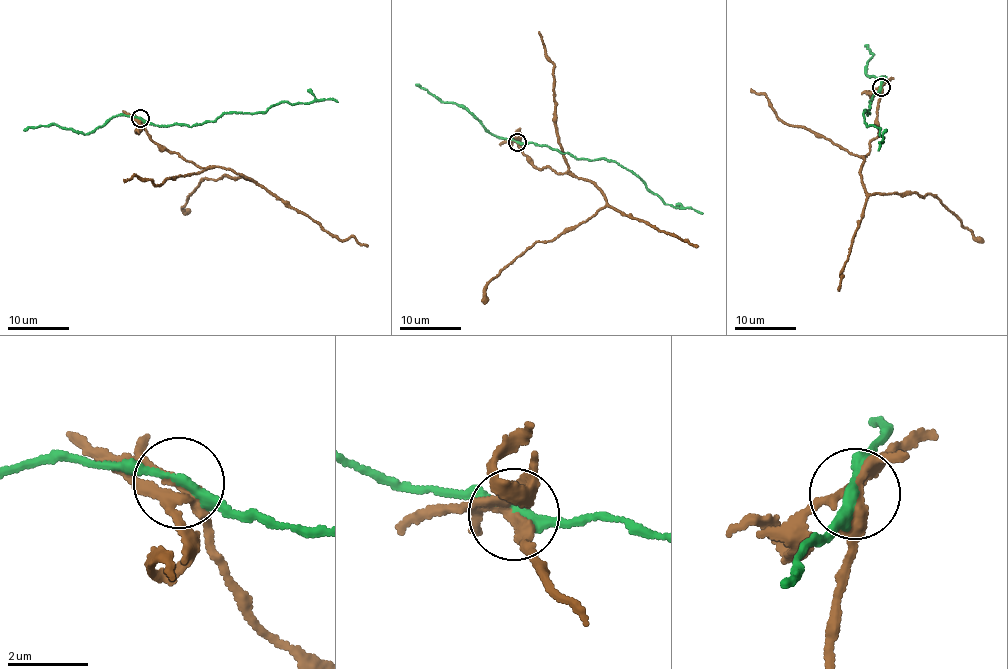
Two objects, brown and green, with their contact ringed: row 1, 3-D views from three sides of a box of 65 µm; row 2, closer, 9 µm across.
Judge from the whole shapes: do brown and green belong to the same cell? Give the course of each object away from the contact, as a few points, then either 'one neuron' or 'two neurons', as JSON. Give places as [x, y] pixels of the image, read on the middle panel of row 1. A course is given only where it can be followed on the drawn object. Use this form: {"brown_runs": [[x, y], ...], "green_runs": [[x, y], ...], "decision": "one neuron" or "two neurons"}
{"brown_runs": [[517, 142], [534, 166], [594, 182], [606, 203], [518, 256], [485, 286], [484, 304]], "green_runs": [[517, 142], [538, 144], [579, 159], [616, 160], [634, 172], [666, 203], [702, 214]], "decision": "two neurons"}

